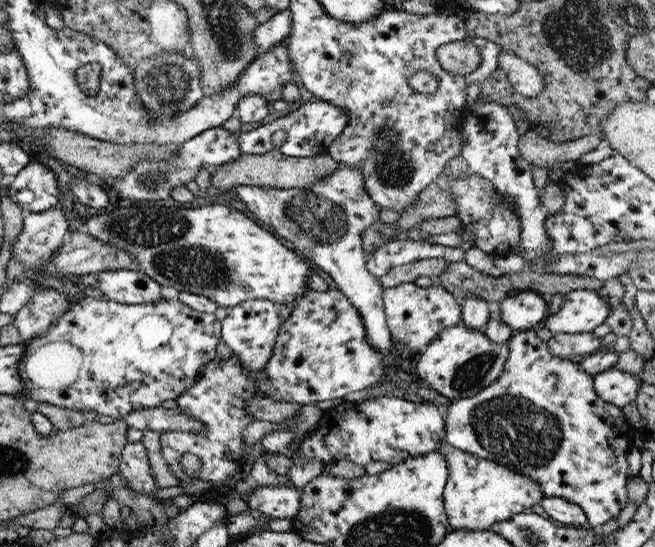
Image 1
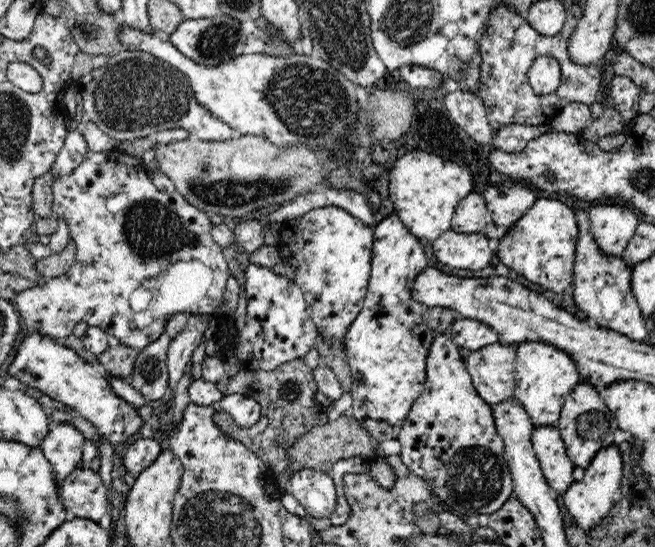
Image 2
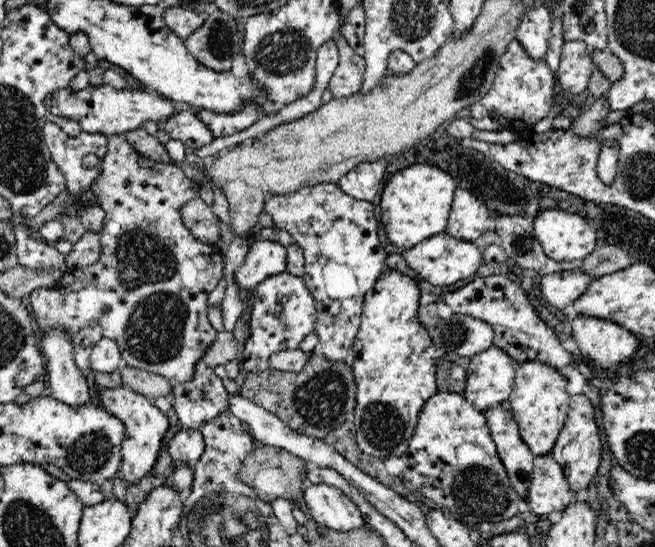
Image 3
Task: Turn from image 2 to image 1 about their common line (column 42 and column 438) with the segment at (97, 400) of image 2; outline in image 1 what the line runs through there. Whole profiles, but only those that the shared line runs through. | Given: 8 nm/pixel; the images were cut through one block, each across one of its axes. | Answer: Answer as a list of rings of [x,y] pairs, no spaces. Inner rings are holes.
[[[459,321],[455,326],[445,328],[425,346],[415,365],[415,376],[420,384],[433,388],[450,402],[469,398],[499,376],[507,353],[507,343],[493,344],[487,341],[483,330],[475,331]]]

